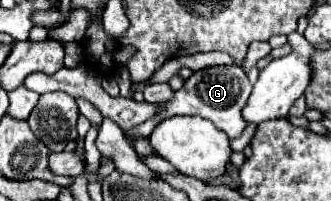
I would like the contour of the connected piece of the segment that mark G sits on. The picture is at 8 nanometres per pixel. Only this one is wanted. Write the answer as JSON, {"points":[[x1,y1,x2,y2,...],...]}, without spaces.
{"points":[[212,66,194,72,188,80,184,80,184,86,174,92,174,96,160,106,164,106,164,118,176,116,176,114,190,114,190,116,202,116,210,120,218,130,224,130,228,138,238,138,244,130,244,118,242,108,252,92,252,84,248,82,248,76,238,66]]}

